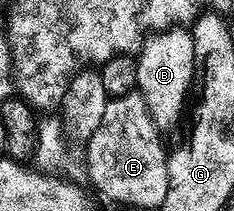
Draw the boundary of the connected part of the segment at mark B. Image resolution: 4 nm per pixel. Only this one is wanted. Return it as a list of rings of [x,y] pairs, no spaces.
[[[178,27],[152,35],[137,54],[135,65],[137,91],[143,95],[151,117],[156,122],[179,120],[182,116],[184,119],[185,105],[188,103],[195,78],[195,55],[190,31]]]

